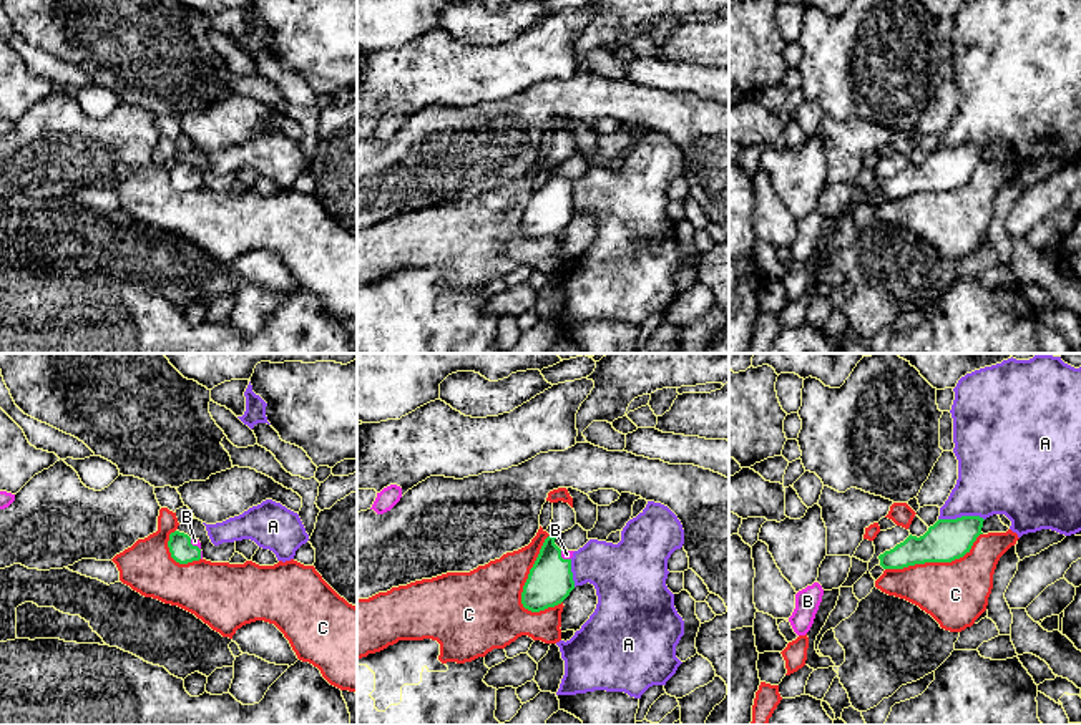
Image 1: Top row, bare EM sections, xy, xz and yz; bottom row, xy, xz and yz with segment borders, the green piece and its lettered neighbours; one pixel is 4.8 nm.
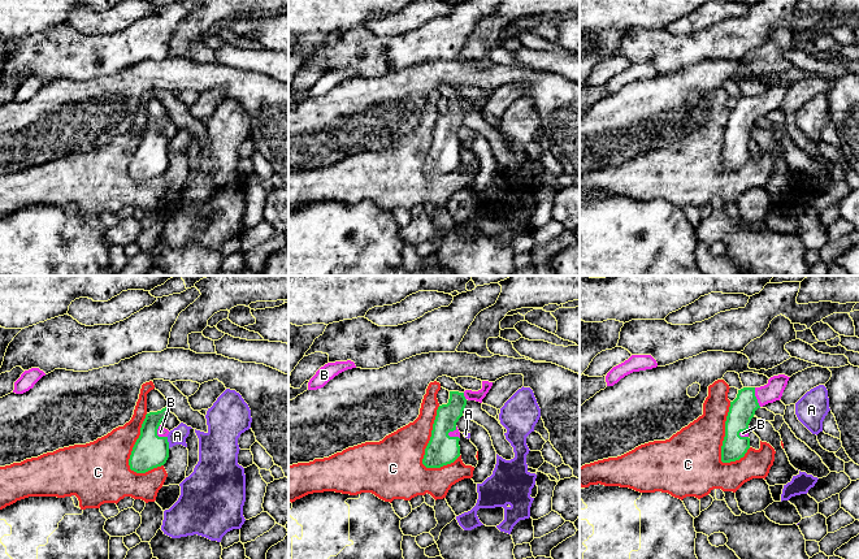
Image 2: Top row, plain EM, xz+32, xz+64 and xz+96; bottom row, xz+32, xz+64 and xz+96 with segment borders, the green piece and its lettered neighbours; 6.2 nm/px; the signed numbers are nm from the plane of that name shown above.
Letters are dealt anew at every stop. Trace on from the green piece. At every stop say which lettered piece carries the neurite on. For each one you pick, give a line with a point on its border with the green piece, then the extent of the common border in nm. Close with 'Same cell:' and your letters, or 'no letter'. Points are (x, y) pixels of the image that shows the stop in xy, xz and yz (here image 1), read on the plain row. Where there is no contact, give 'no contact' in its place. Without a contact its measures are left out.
B: contact xy (198, 176); length 120 nm
Same cell: B

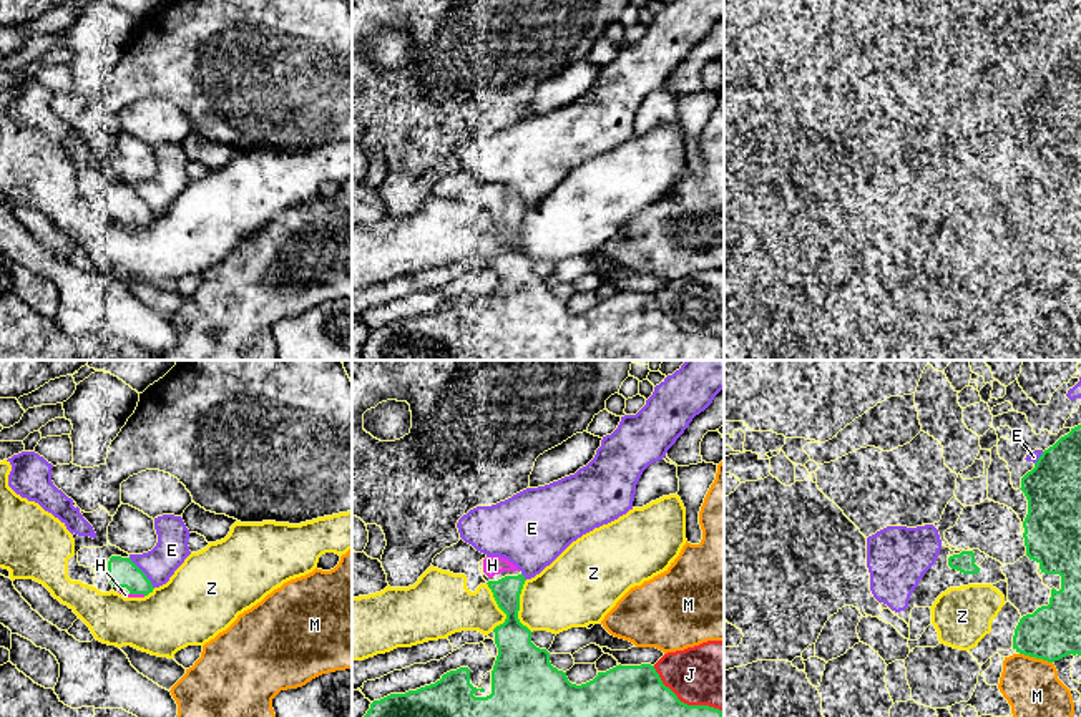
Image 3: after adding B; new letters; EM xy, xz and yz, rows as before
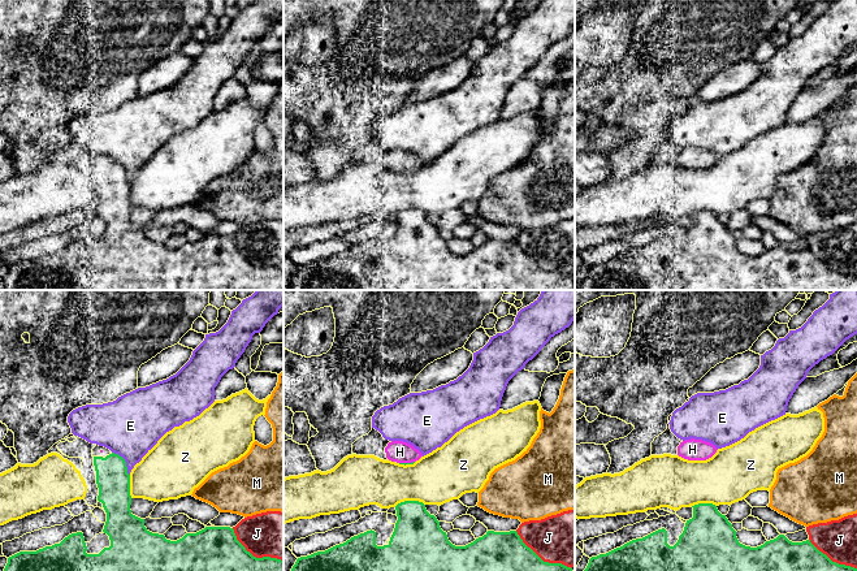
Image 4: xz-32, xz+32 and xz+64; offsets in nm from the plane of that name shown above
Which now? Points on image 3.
H: contact xy (138, 221); length 80 nm
Same cell: H

